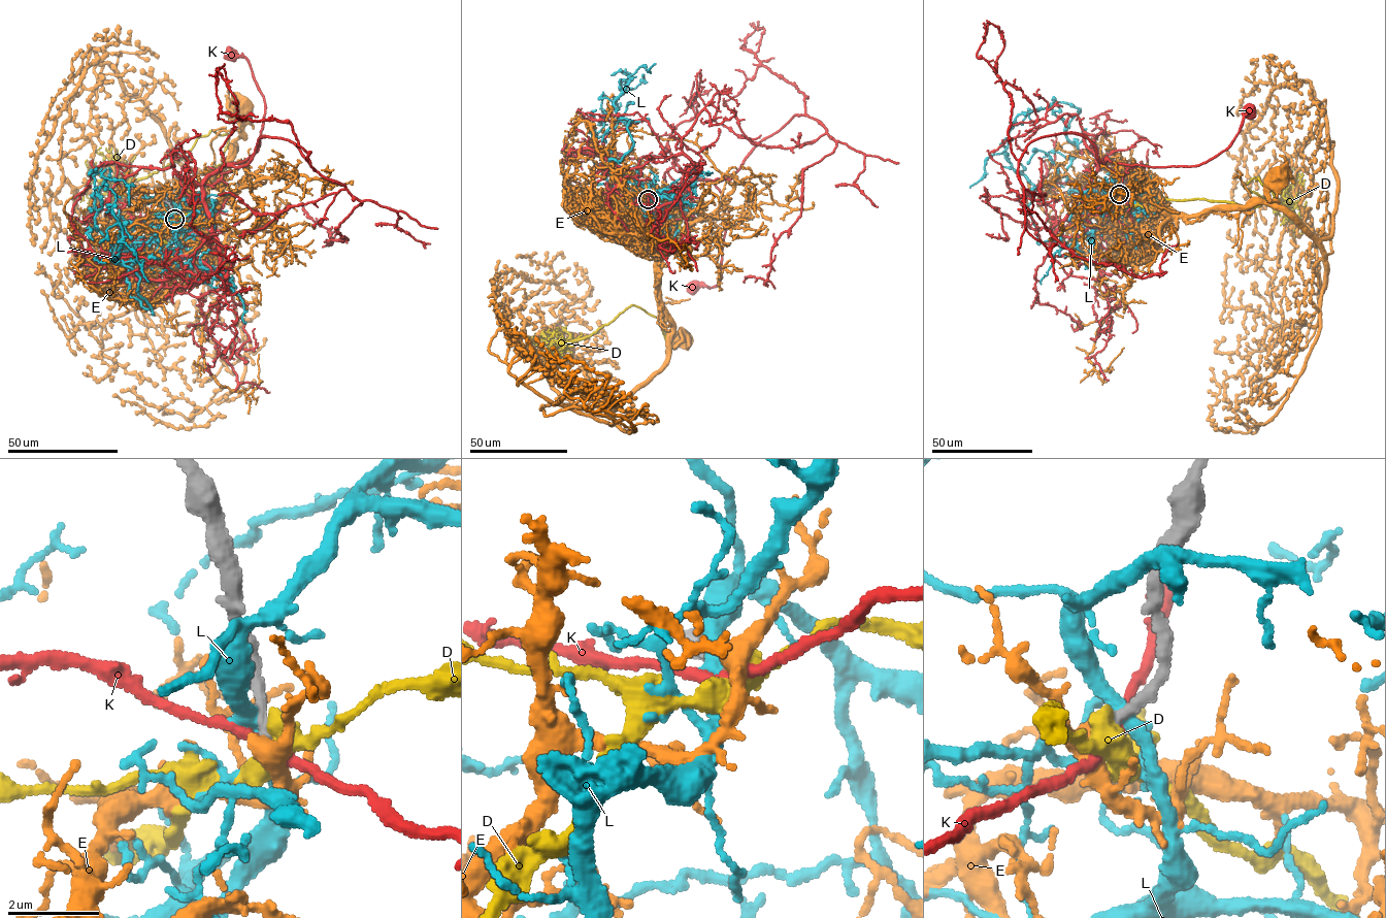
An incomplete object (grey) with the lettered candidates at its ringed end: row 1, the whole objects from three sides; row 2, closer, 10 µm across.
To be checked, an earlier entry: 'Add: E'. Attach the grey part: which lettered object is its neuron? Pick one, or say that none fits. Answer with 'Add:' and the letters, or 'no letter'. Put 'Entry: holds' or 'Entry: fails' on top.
Entry: holds
Add: E

